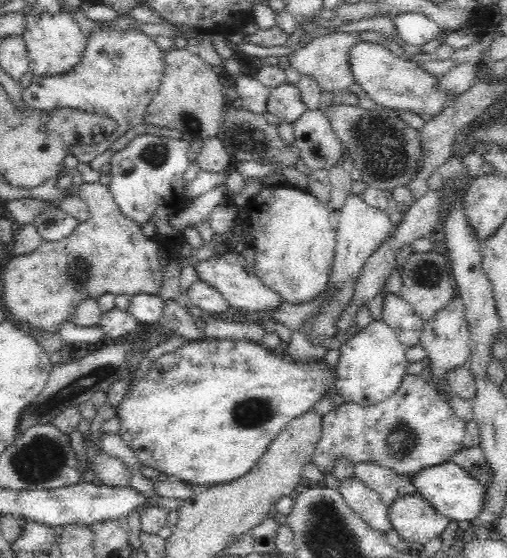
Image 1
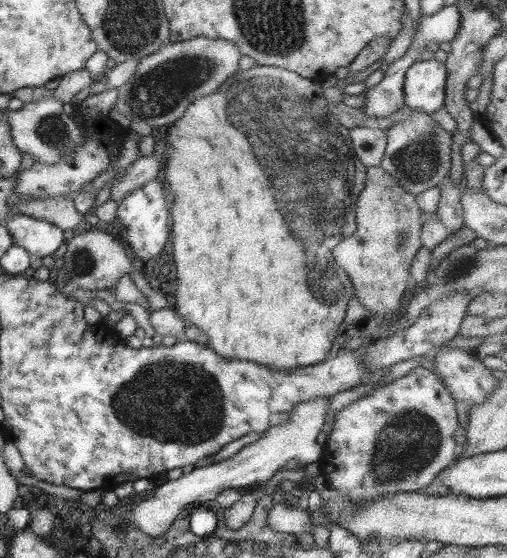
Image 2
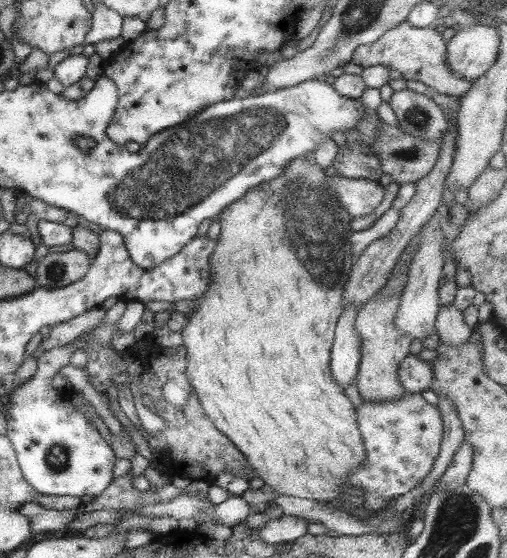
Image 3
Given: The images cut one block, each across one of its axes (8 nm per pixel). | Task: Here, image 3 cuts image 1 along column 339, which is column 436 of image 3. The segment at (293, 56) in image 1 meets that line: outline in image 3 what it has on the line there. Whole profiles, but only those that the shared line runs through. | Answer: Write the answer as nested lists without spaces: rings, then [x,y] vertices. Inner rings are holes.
[[[406,21],[386,31],[381,37],[371,44],[355,47],[350,56],[351,64],[362,68],[368,66],[385,66],[389,70],[397,70],[403,79],[422,82],[432,91],[445,96],[461,96],[471,86],[471,81],[463,79],[449,71],[445,63],[445,46],[442,36],[433,31],[432,27],[411,27]]]

